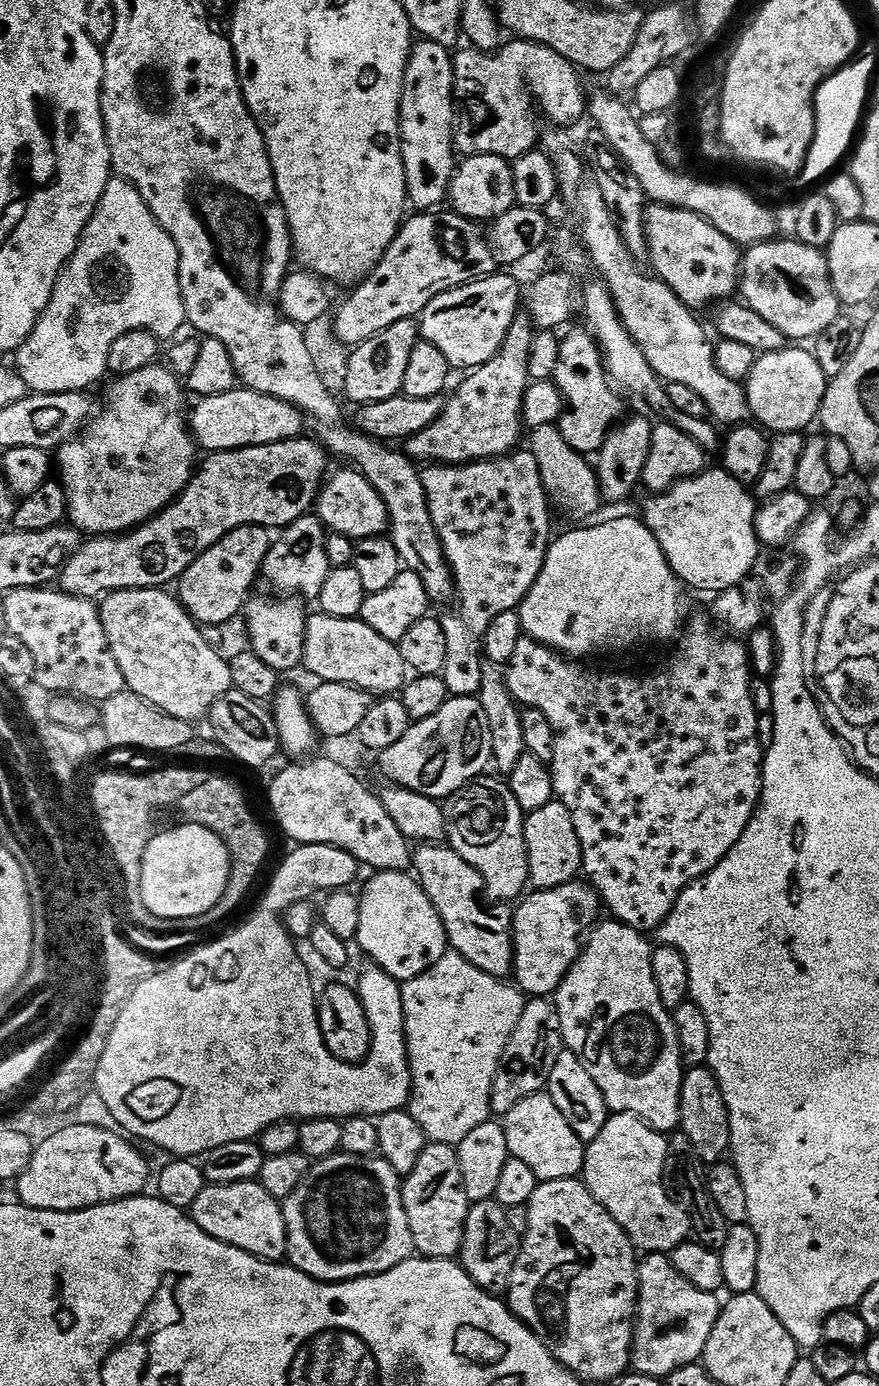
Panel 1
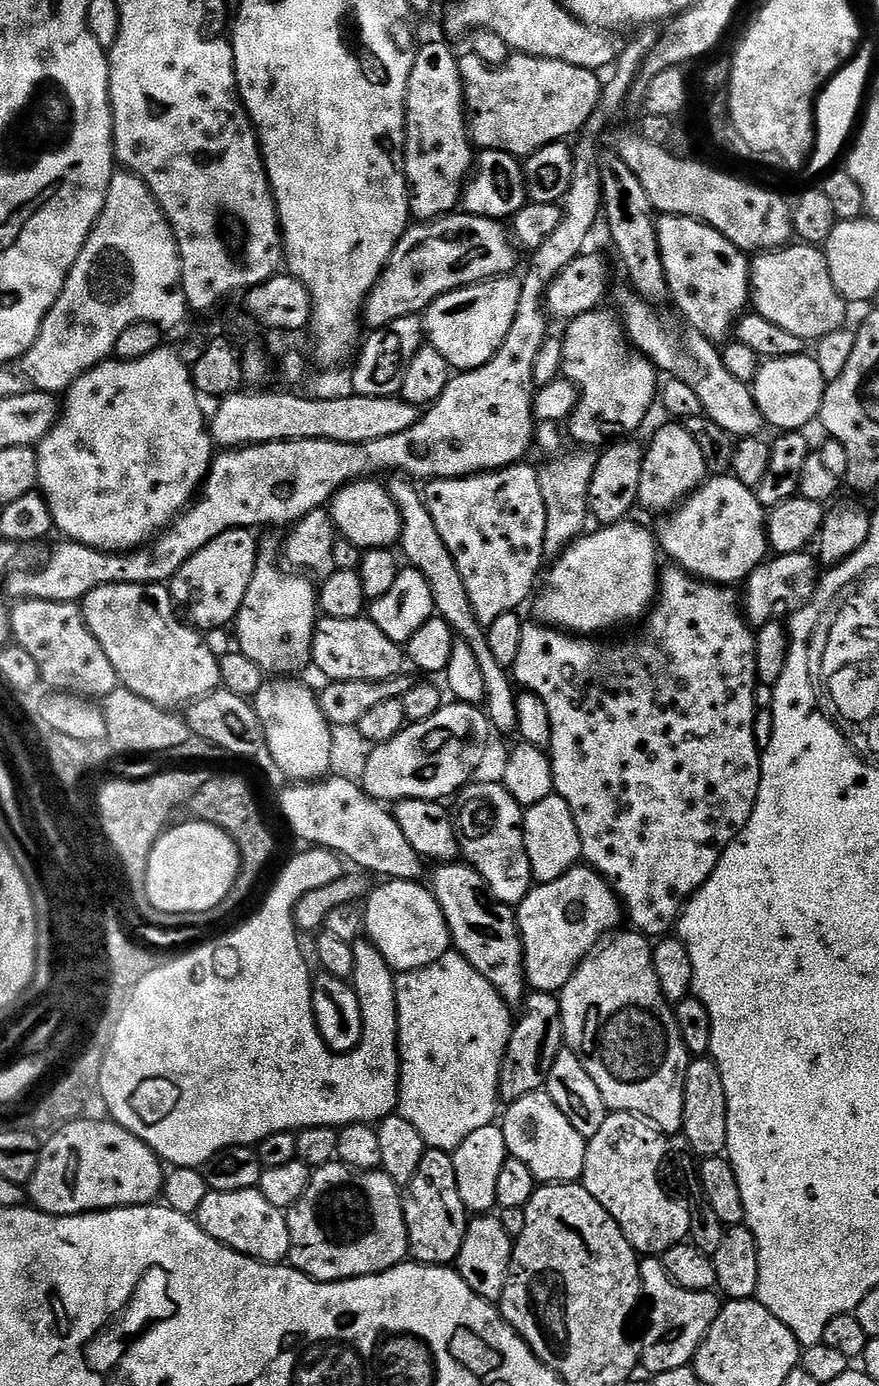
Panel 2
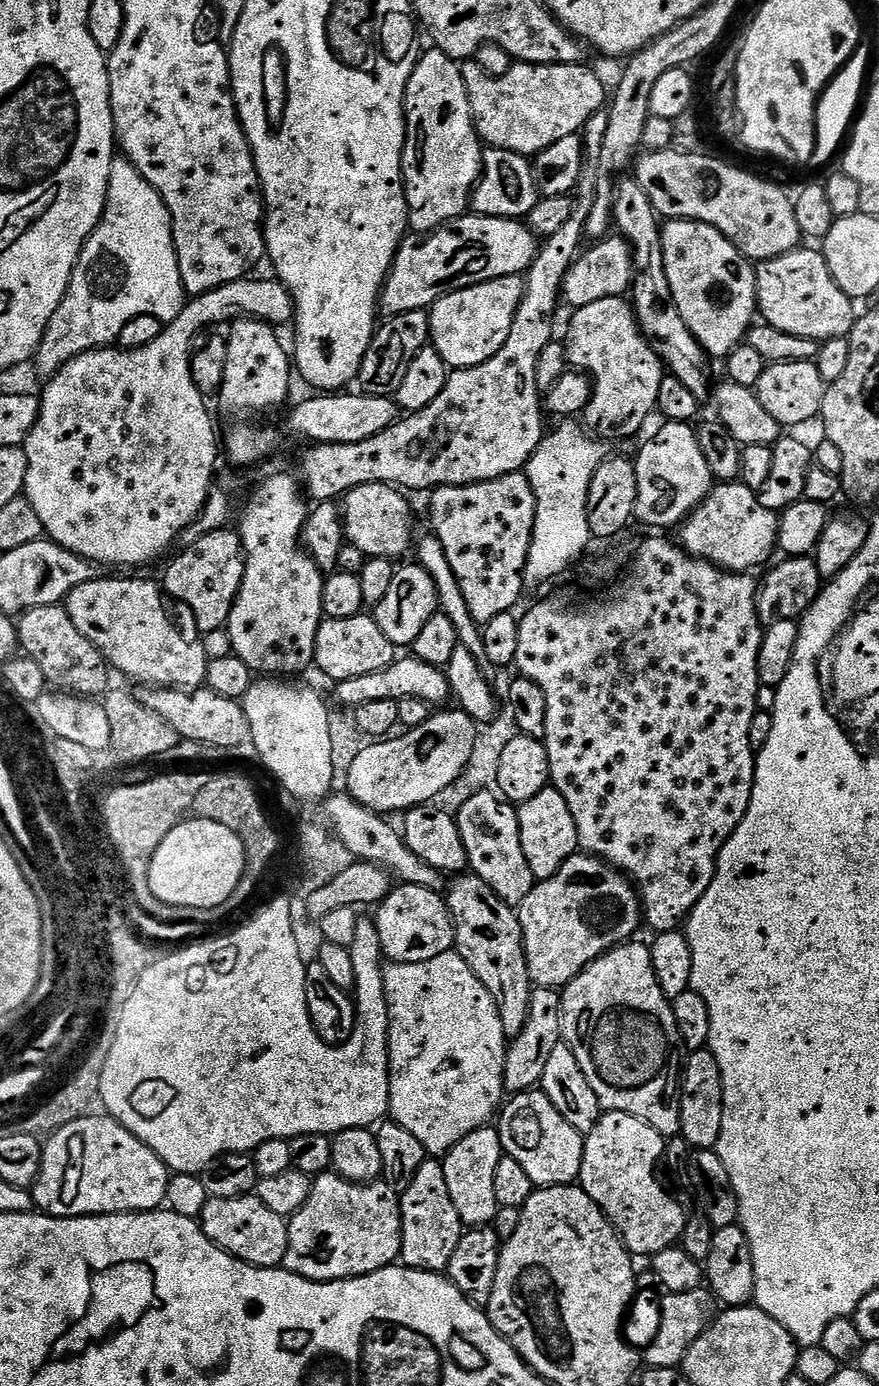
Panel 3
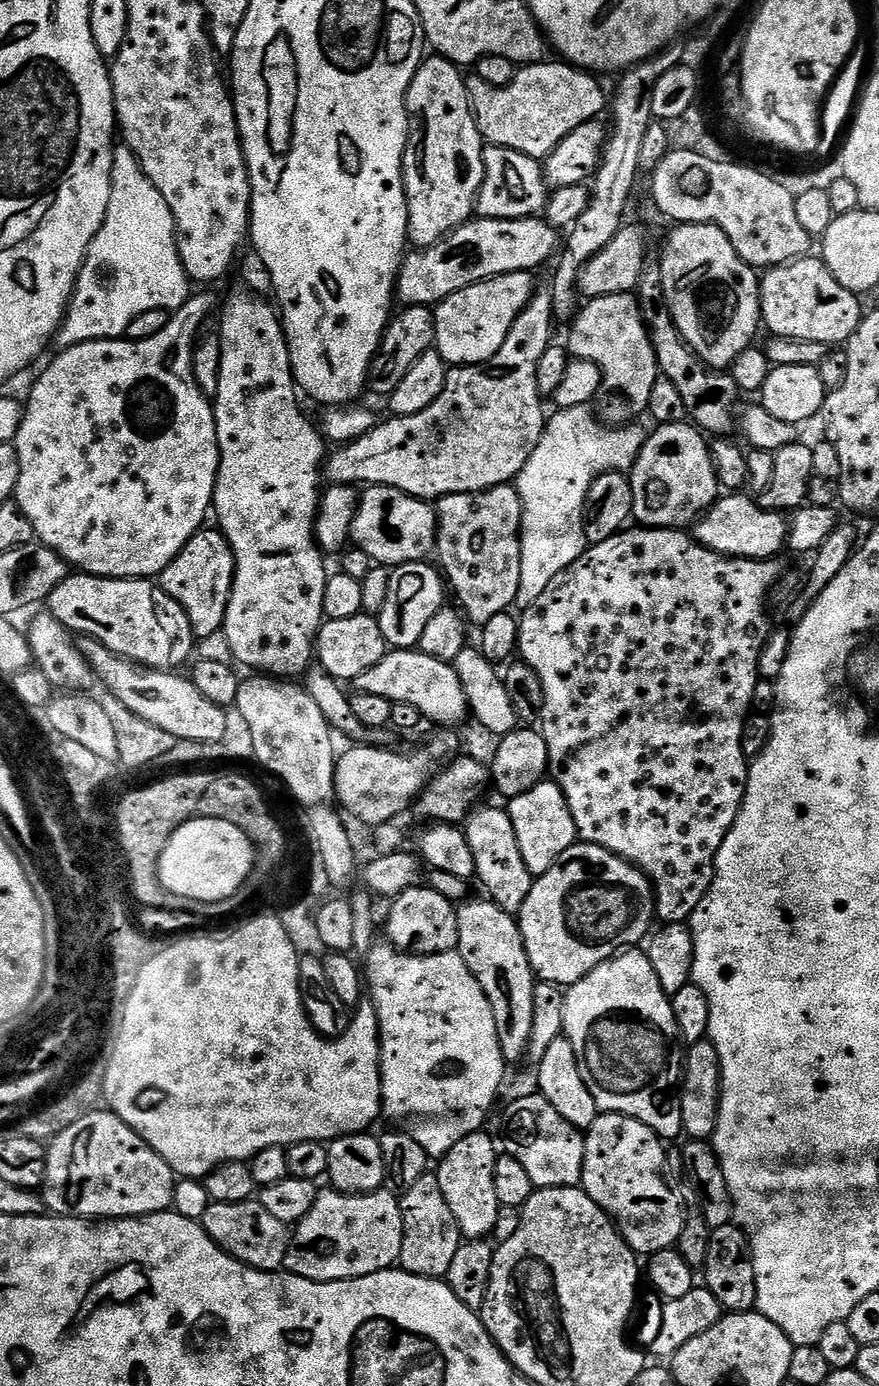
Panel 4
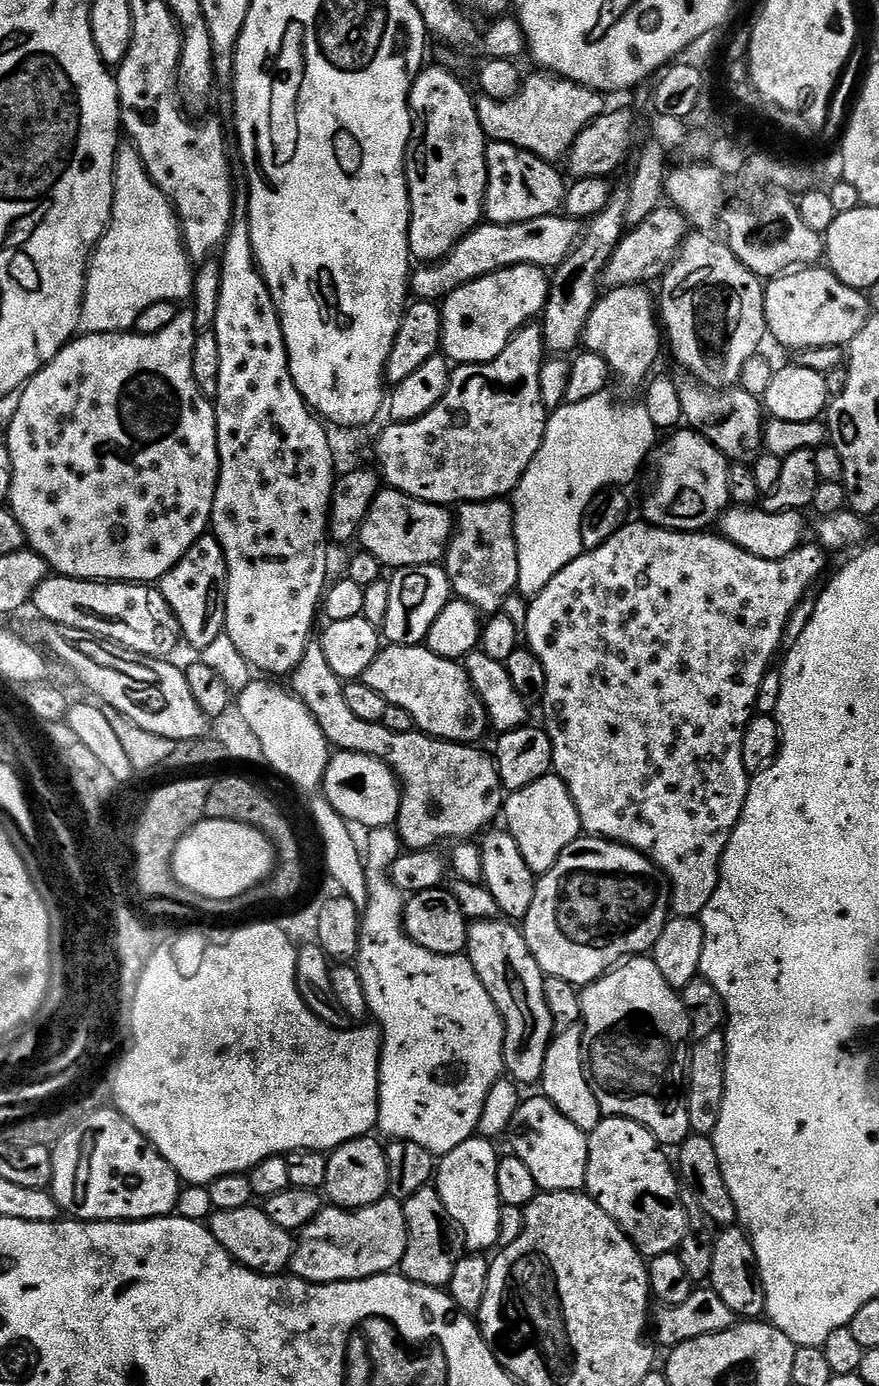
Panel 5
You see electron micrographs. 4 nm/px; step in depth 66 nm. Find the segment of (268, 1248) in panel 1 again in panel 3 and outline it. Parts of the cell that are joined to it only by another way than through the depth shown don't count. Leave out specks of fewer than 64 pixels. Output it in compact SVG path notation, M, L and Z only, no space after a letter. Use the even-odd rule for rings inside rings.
M255 1194L242 1198L210 1198L198 1217L200 1229L234 1258L259 1268L279 1268L288 1249L288 1220L274 1214Z

